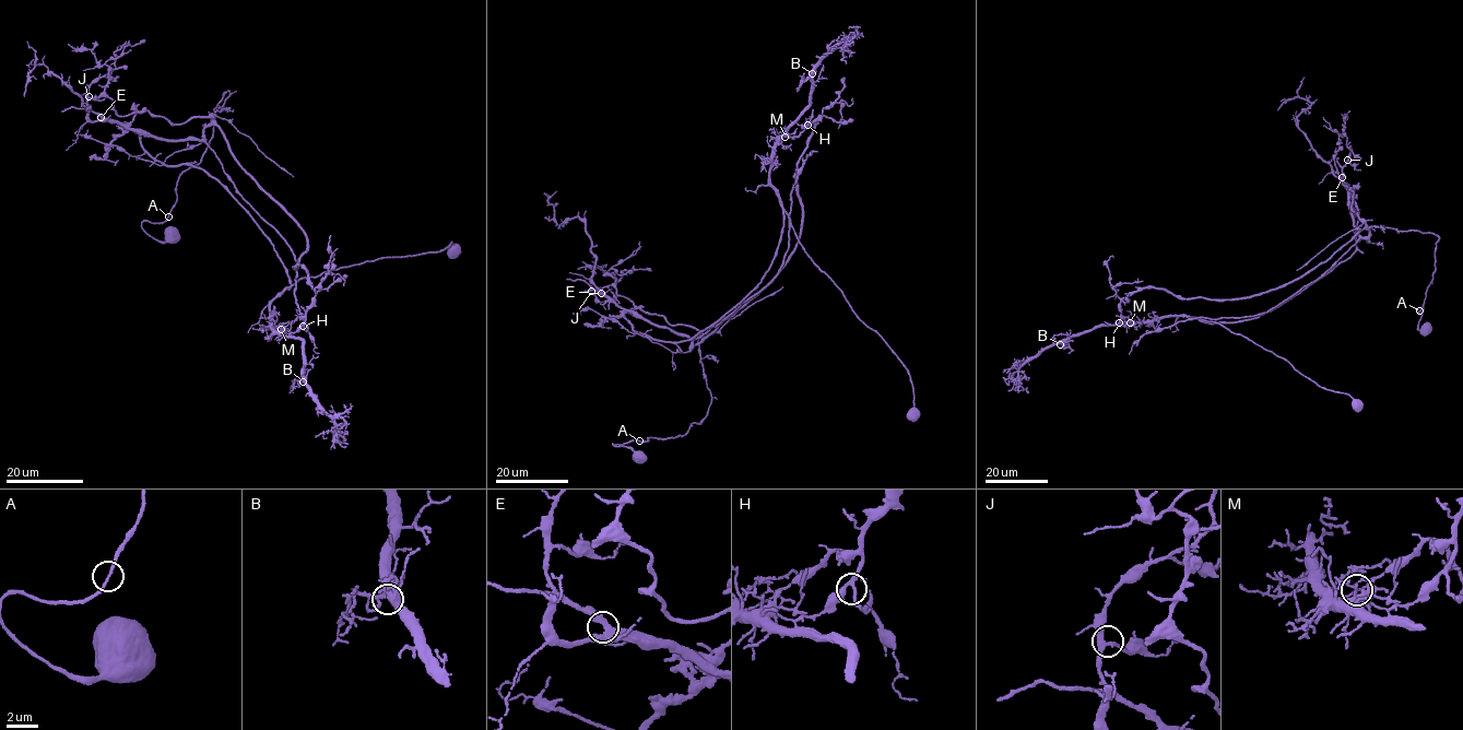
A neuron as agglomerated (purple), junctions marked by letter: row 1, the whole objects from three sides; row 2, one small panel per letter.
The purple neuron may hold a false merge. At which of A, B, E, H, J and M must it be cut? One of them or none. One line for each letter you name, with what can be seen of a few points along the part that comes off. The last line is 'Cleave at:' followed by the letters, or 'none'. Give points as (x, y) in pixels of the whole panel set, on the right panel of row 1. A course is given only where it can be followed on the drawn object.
M: Course of the part to remove: (1130, 322), (1188, 316), (1219, 324), (1272, 310), (1355, 250), (1358, 212), (1354, 201), (1354, 210)
Cleave at: M

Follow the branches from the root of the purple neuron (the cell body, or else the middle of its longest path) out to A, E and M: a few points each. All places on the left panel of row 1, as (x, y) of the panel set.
A: (170, 236), (165, 242), (156, 240), (142, 228), (143, 221), (163, 223), (167, 216)
E: (170, 236), (142, 222), (166, 219), (231, 94), (202, 140), (101, 117)
M: (170, 236), (142, 222), (166, 219), (228, 91), (211, 121), (306, 237), (295, 267), (314, 305), (281, 328)

